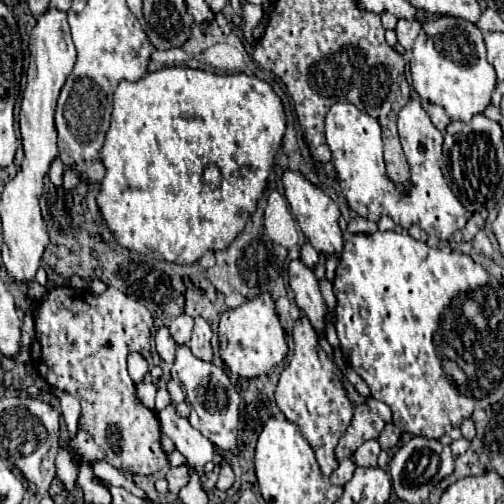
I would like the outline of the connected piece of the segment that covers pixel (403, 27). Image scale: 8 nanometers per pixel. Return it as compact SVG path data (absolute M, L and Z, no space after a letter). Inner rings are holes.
M401 19L401 21L397 23L395 31L397 31L397 39L399 39L399 43L401 43L405 49L411 49L413 43L415 43L415 39L417 39L417 35L419 35L419 31L421 31L421 23Z

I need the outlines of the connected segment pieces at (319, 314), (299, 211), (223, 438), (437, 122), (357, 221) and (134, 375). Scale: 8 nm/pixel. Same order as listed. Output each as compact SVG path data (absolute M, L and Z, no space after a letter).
M293 259L289 263L289 285L295 293L295 303L301 307L305 317L309 317L317 331L323 331L327 307L319 293L319 281L315 273L301 259Z
M287 169L283 173L283 185L285 185L285 199L289 201L291 211L293 211L295 219L299 221L299 227L305 233L305 237L309 239L309 243L323 255L331 255L335 251L341 251L343 249L343 237L341 237L339 223L337 223L339 221L339 209L331 201L331 197L323 189L319 189L311 181L307 181L299 171Z
M179 345L175 353L173 371L177 371L177 377L181 381L181 387L185 391L185 401L191 407L189 423L199 429L215 447L229 449L231 453L237 453L237 423L239 423L239 393L229 383L227 375L215 367L213 363L197 359L187 345Z
M429 105L427 107L427 115L431 117L431 121L433 121L433 125L443 133L445 131L445 127L451 123L451 119L447 117L447 113L445 113L445 109L443 107L439 107L439 105Z
M355 217L355 219L349 221L347 231L349 233L375 233L377 231L377 223L373 223L369 219L363 219L363 217Z
M131 353L127 357L127 367L129 367L129 375L135 383L143 381L143 377L149 373L149 367L147 367L147 361L143 359L141 353Z

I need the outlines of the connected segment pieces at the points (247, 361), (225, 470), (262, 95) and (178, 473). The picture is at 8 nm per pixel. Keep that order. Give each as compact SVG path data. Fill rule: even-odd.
M263 293L251 301L245 301L237 309L229 309L219 321L219 355L231 373L253 379L265 375L271 367L287 357L287 343L283 327L275 313L275 303L271 295Z
M227 461L221 463L221 471L219 471L219 479L217 479L217 489L219 491L229 491L231 485L235 481L235 475L233 475L233 469Z
M165 67L165 69L153 71L153 73L147 73L145 77L141 77L135 83L121 81L113 95L113 111L109 131L107 131L105 143L99 151L101 161L105 165L105 177L101 179L99 193L95 197L99 211L101 211L107 227L115 235L115 241L121 247L127 247L131 251L143 253L153 259L163 259L163 261L171 261L177 265L193 265L209 249L213 249L213 251L227 249L229 243L243 231L247 219L251 217L251 213L257 207L257 199L267 190L273 157L275 157L277 149L281 147L283 135L285 135L285 111L283 111L281 99L265 81L261 81L253 75L245 75L245 73L215 75L215 73L207 73L201 69L189 69L189 67ZM207 165L217 165L221 169L221 175L223 175L221 181L227 181L227 187L211 189L203 183L203 169Z
M181 465L181 467L171 467L167 473L165 473L165 479L169 483L169 493L177 495L179 489L183 485L187 485L189 481L189 473L187 473L187 465Z

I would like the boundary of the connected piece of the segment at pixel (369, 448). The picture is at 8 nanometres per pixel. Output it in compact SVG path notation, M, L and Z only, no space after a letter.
M373 439L373 441L363 443L363 445L355 451L353 459L355 459L355 463L357 463L359 467L375 467L375 465L377 465L379 451L381 451L381 449L379 449L379 443Z

